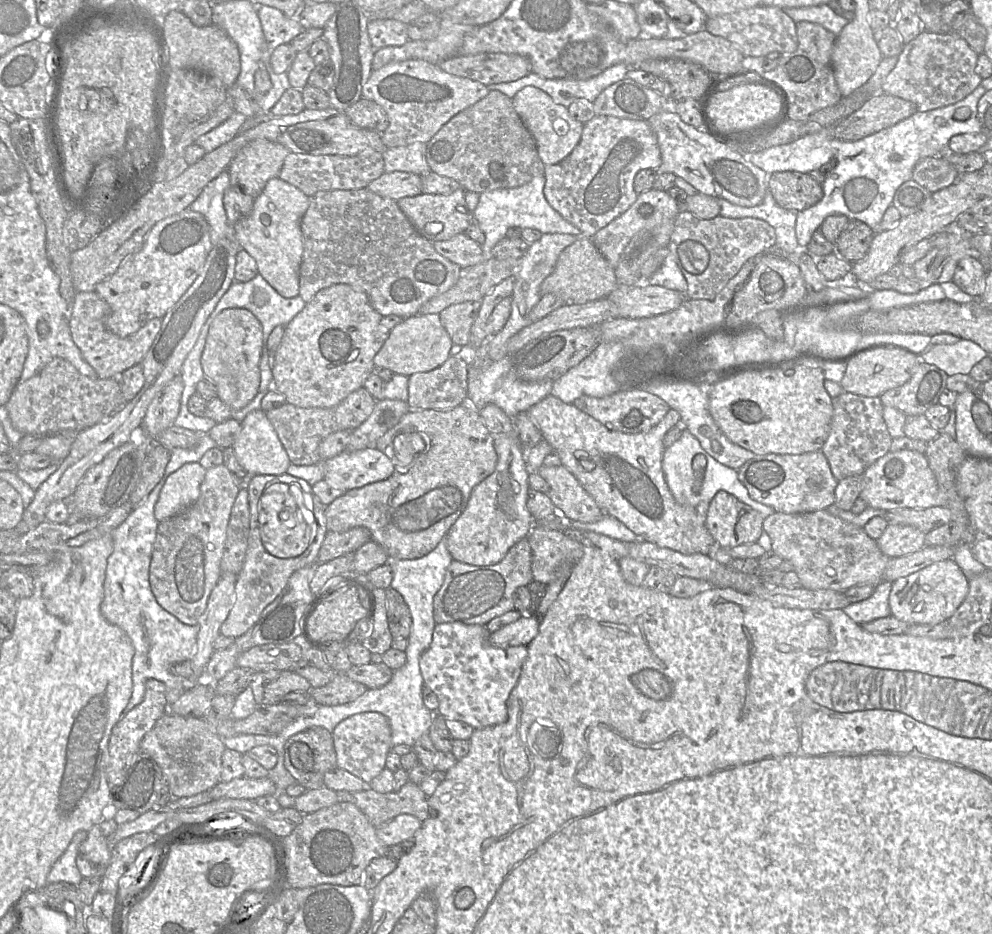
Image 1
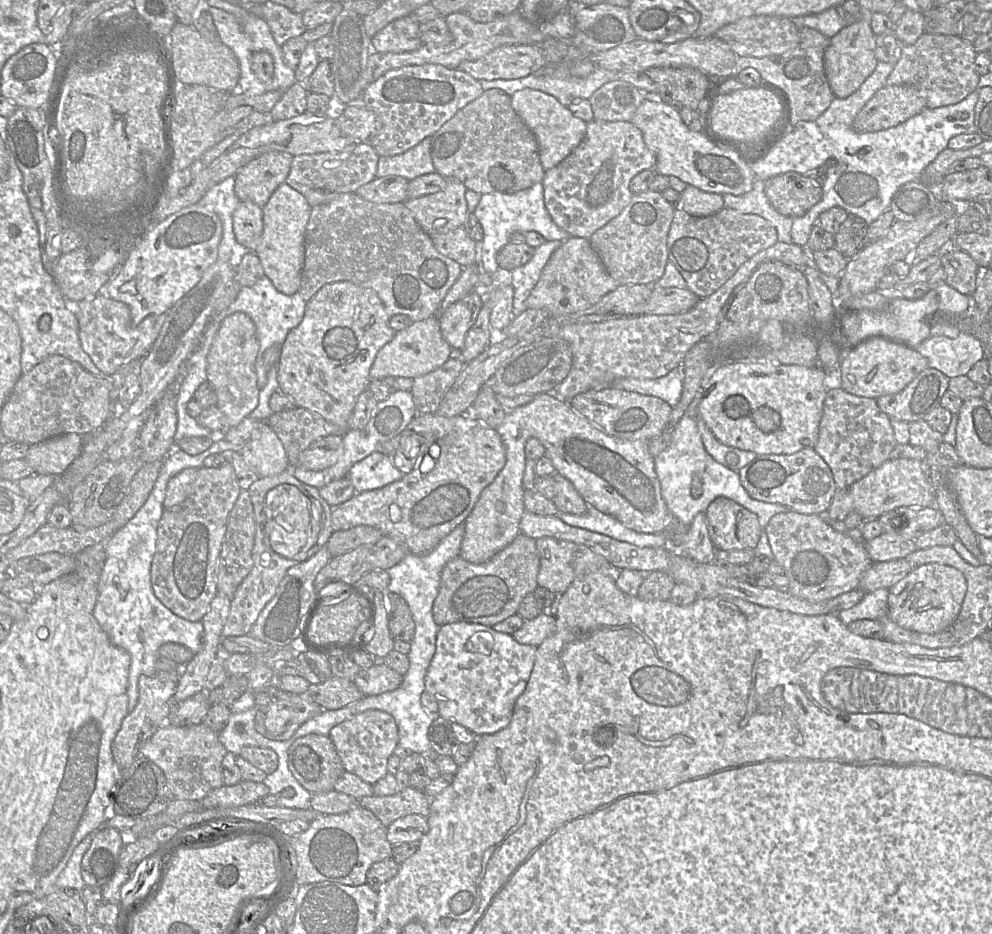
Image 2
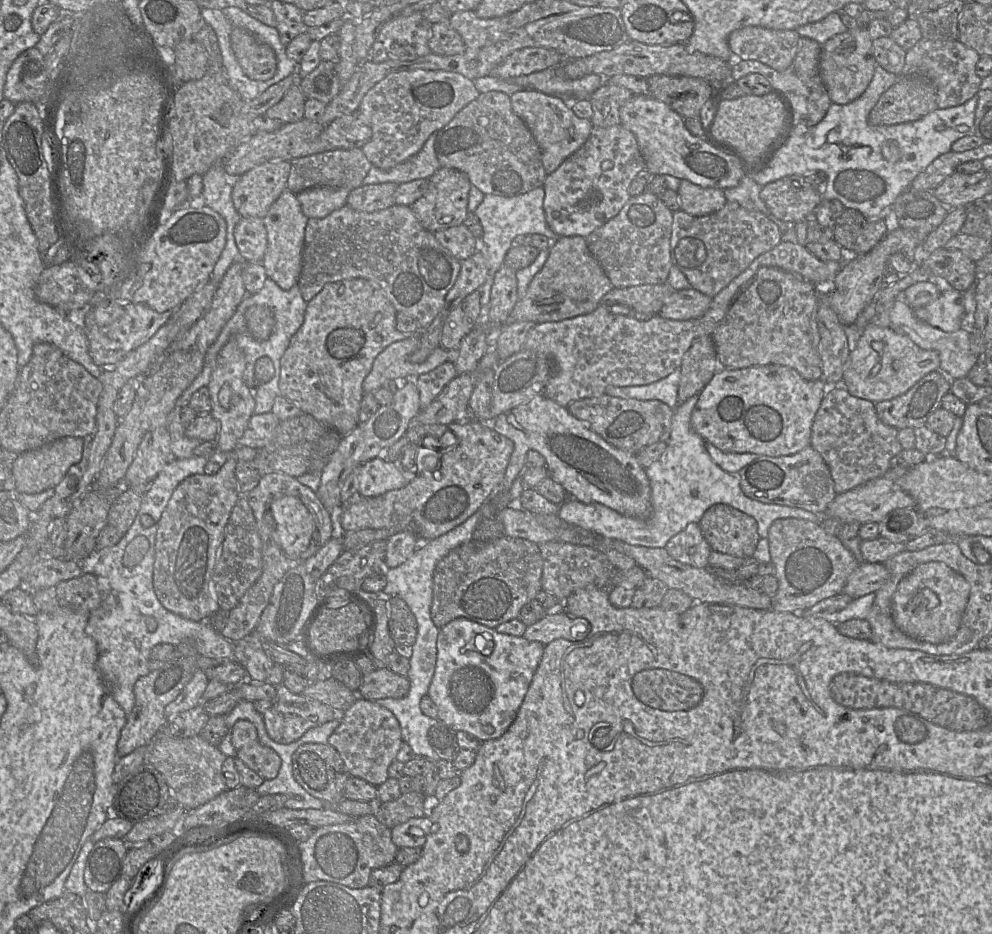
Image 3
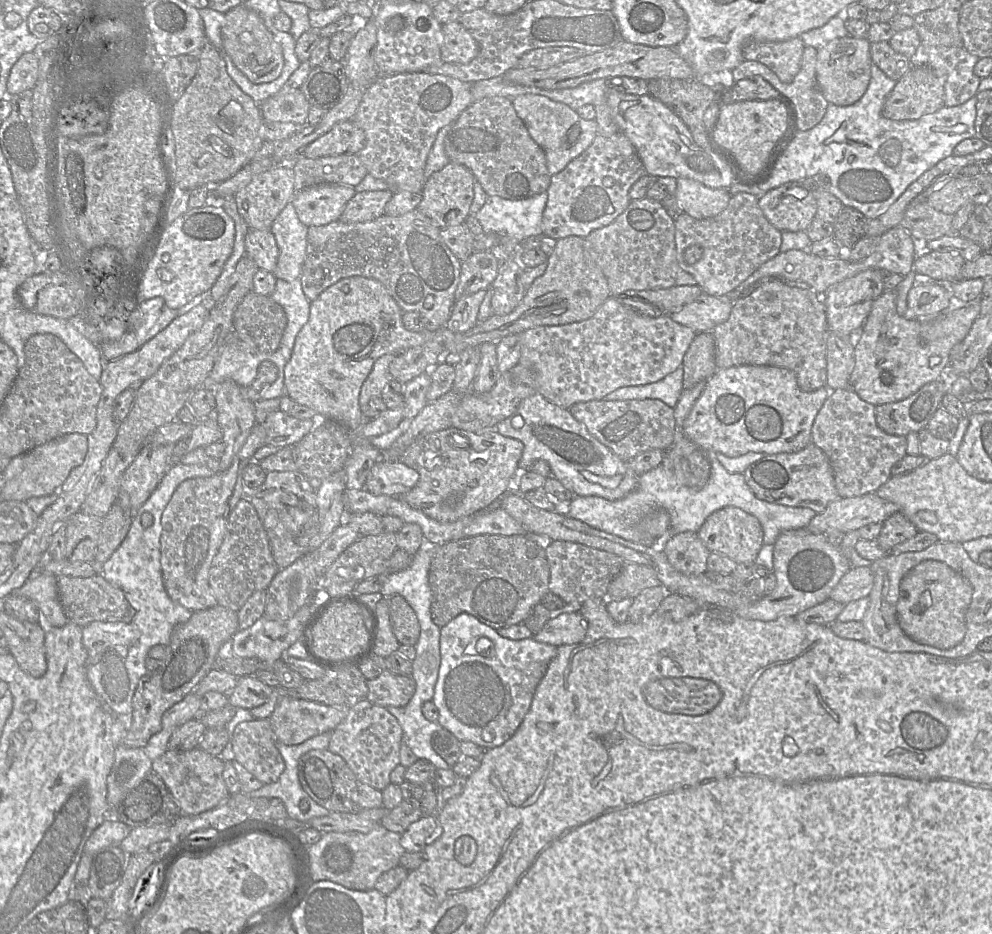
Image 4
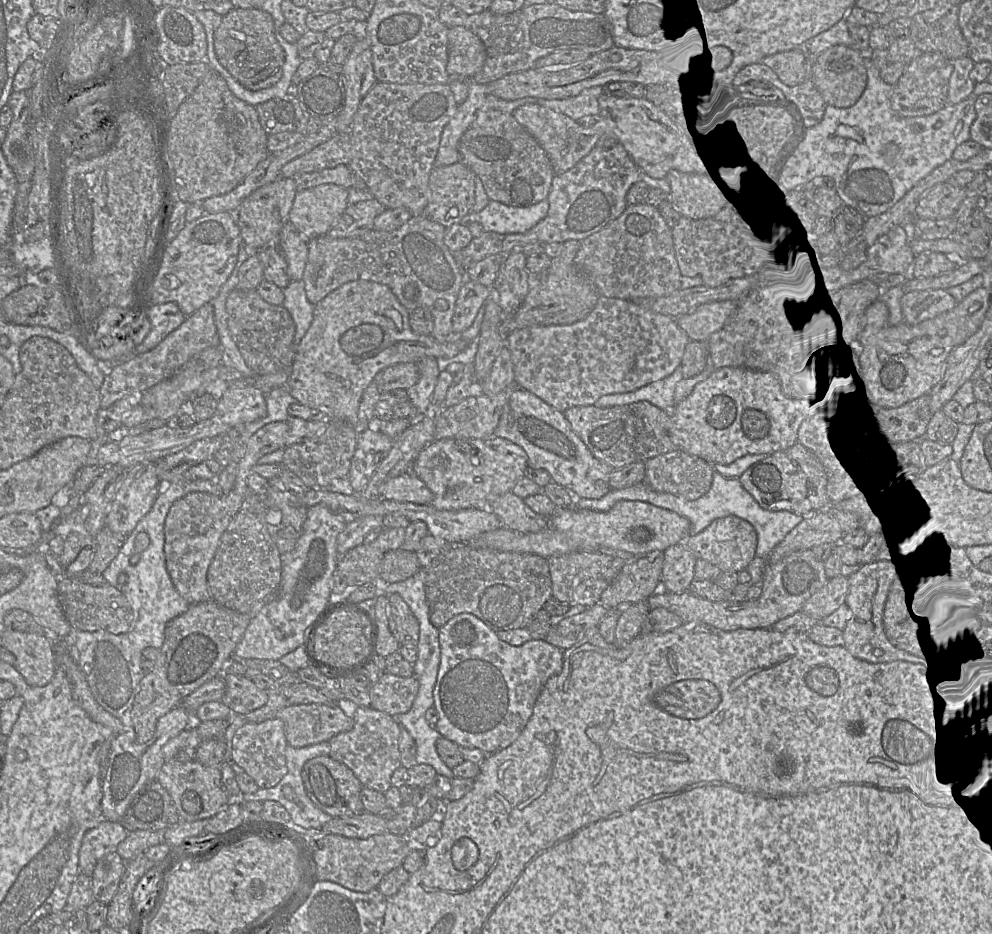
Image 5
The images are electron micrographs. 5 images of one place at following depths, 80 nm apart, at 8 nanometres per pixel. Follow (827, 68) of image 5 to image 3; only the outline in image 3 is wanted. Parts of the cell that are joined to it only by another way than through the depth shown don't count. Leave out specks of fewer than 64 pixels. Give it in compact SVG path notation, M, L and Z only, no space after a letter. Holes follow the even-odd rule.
M867 27L848 29L822 45L819 61L821 79L833 103L844 105L859 98L871 82L877 65L873 56L873 40Z

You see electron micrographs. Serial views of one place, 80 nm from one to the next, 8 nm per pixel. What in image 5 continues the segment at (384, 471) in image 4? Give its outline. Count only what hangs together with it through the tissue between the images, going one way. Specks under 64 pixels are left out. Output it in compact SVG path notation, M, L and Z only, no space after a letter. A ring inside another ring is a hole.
M411 471L386 481L381 487L380 496L388 500L420 505L431 504L433 500L433 493Z

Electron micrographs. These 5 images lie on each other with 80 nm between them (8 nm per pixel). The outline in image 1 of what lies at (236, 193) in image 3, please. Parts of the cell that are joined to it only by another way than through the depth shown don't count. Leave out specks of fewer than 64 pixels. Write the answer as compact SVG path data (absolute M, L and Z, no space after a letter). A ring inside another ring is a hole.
M269 140L251 141L239 150L228 167L231 186L253 198L258 197L266 183L279 176L290 152L282 144Z

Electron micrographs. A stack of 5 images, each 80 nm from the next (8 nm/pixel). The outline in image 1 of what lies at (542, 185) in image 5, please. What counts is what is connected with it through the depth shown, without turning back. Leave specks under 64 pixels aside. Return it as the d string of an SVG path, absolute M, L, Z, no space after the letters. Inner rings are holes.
M492 90L487 96L479 100L472 106L452 117L446 124L444 124L439 131L426 143L425 157L431 172L437 173L441 176L449 177L458 182L465 191L472 191L478 194L496 189L509 189L520 187L530 182L534 177L544 175L544 163L539 158L537 147L532 134L529 132L519 115L513 108L512 99L497 90Z

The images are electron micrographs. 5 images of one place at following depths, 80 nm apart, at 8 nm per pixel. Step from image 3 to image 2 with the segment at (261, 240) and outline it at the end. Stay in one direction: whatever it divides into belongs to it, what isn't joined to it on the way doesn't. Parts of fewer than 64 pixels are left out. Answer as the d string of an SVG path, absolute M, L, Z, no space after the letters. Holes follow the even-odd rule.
M240 202L233 213L233 231L236 241L254 252L263 231L262 208L252 202Z

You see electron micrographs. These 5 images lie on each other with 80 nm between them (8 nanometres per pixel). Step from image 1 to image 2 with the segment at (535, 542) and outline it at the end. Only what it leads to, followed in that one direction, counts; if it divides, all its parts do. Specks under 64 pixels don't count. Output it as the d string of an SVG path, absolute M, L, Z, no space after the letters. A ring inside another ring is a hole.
M551 537L538 538L535 542L540 557L538 586L548 589L557 596L562 595L581 576L594 572L613 572L611 564L603 556L585 545Z

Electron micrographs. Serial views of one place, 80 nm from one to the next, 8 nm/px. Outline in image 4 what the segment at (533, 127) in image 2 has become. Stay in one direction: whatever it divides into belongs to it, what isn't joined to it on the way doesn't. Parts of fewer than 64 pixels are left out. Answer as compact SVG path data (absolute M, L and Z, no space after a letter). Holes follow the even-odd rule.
M534 94L518 95L512 100L512 105L531 137L545 152L547 169L551 176L561 172L573 159L581 155L598 135L595 120L581 119L576 111L566 104L547 97Z

